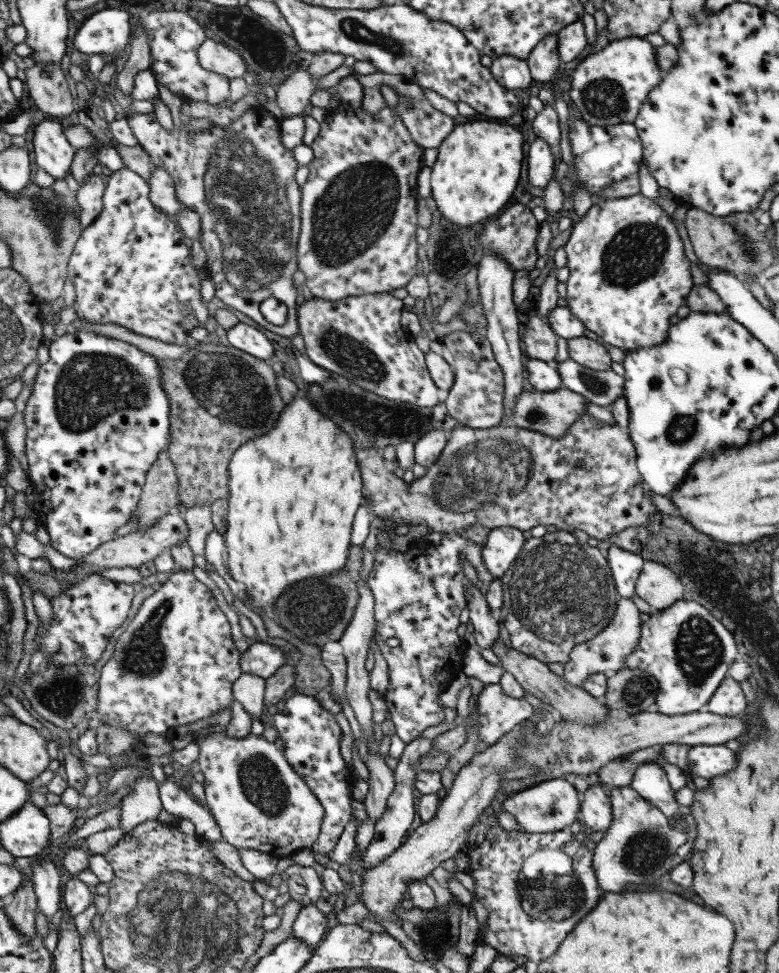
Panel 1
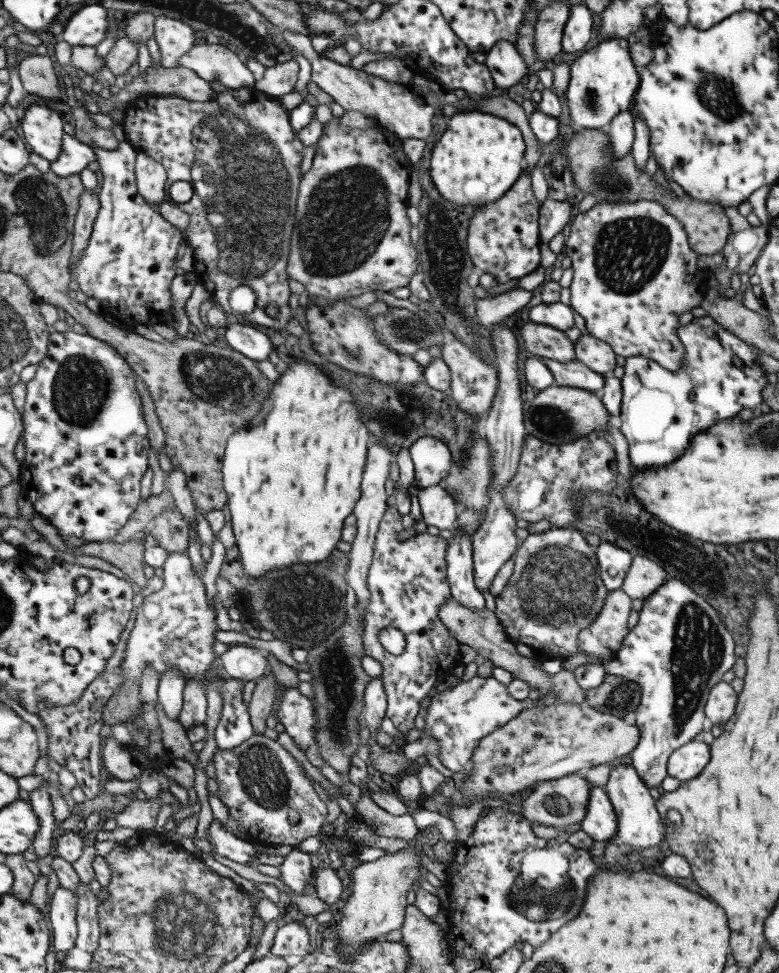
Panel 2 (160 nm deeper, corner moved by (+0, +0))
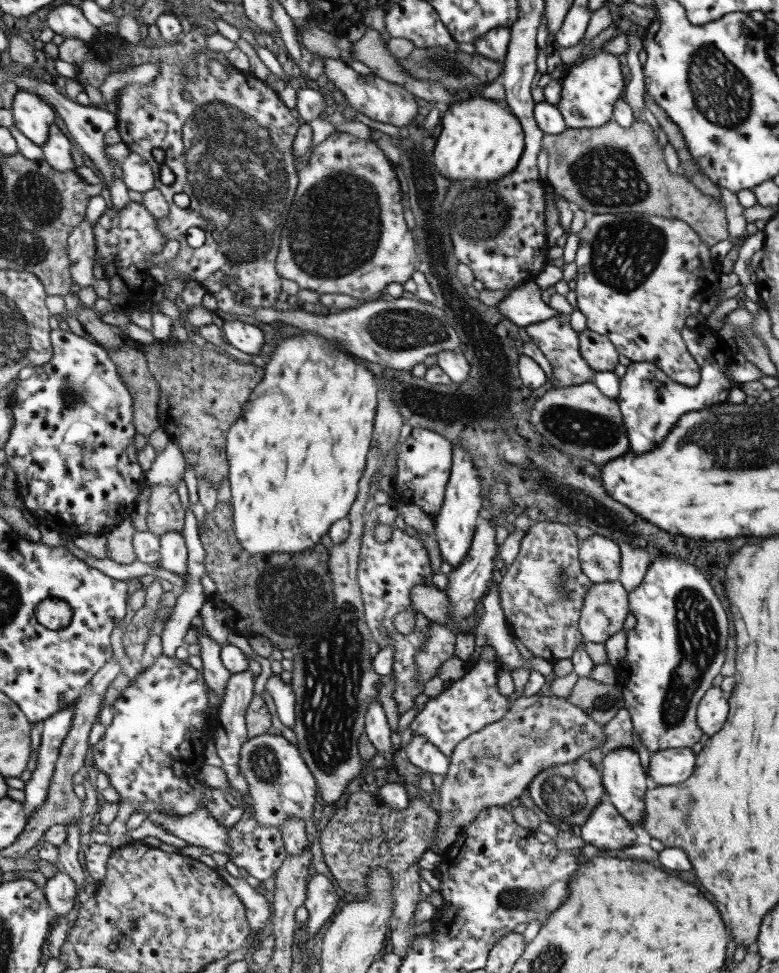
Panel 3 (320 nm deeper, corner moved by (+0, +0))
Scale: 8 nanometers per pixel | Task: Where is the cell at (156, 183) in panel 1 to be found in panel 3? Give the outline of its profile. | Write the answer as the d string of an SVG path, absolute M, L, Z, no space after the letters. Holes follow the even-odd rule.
M132 153L123 163L124 183L134 194L143 194L156 187L157 172L149 165L143 156Z

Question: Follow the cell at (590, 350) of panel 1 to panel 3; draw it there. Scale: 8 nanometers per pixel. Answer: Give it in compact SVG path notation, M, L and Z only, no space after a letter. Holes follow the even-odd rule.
M587 328L578 332L578 349L581 358L594 371L611 371L618 363L618 352L613 343L606 337Z

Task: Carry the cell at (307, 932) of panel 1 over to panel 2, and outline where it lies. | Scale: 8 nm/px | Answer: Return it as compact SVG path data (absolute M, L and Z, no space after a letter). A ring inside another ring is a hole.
M293 920L279 927L274 933L269 953L275 956L305 956L307 954L308 936L302 920Z

